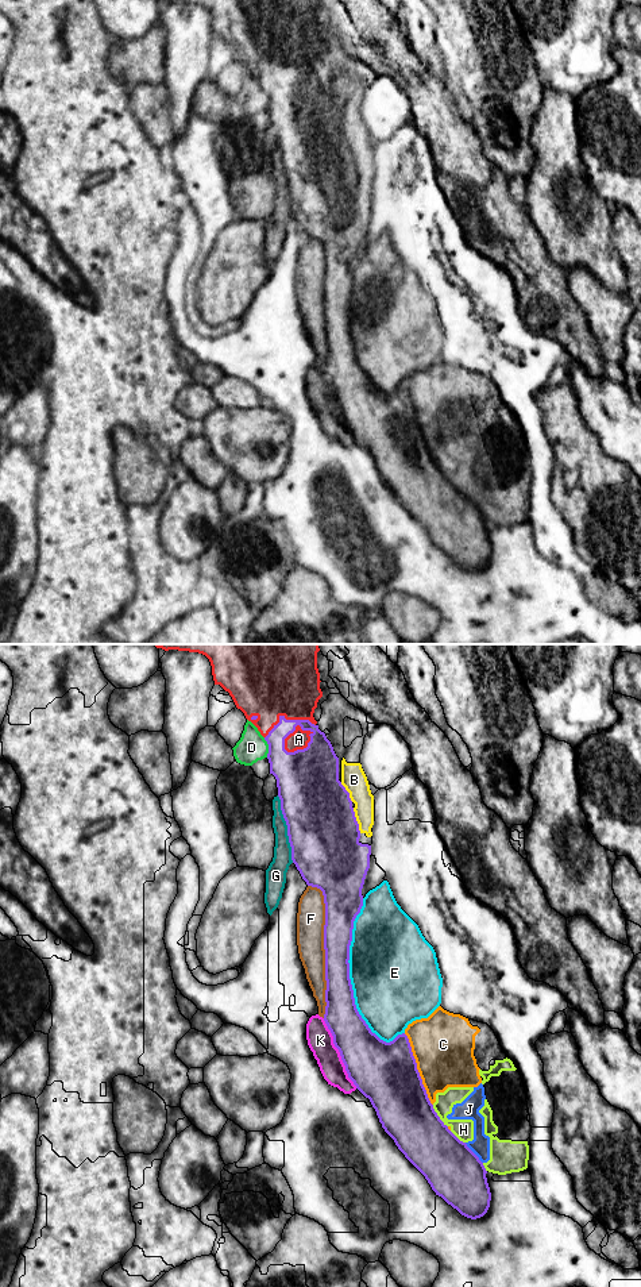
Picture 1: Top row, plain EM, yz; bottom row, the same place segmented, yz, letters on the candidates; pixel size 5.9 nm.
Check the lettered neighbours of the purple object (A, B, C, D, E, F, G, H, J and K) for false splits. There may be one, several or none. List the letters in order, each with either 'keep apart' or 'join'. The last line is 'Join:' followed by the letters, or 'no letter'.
A: join
B: join
C: keep apart
D: keep apart
E: keep apart
F: keep apart
G: keep apart
H: keep apart
J: keep apart
K: keep apart
Join: A, B

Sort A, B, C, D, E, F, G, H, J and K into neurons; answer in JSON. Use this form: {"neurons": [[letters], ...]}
{"neurons": [["A", "B"], ["C", "H", "J"], ["D"], ["E"], ["F"], ["G"], ["K"]]}

